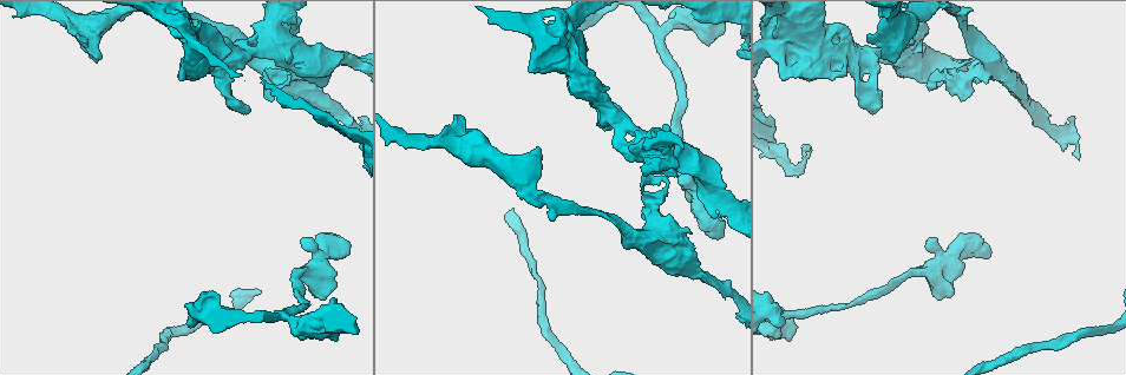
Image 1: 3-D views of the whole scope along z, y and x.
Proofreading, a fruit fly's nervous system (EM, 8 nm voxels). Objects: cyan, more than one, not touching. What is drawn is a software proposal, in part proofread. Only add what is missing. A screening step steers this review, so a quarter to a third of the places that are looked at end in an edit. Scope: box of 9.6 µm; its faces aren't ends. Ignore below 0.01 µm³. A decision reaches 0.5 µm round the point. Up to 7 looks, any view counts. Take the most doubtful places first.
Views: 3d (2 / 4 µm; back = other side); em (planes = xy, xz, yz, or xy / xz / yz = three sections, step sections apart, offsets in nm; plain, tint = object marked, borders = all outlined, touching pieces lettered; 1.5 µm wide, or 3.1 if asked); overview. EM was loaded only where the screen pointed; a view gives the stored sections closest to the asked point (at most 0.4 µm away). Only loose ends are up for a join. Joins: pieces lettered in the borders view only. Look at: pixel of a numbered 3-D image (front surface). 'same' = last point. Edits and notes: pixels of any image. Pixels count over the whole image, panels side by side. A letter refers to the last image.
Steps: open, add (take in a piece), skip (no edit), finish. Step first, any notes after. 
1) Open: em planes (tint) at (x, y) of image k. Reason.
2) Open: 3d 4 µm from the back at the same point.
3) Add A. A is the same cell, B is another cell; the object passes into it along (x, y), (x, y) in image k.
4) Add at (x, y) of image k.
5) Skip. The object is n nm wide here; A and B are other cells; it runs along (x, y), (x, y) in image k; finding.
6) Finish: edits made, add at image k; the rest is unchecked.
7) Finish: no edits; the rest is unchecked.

Open: 3d 4 µm at (710, 22) of image 1.

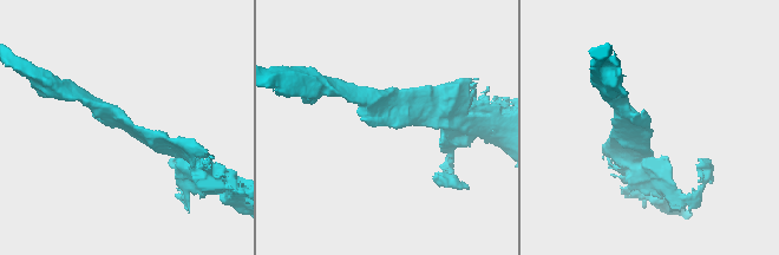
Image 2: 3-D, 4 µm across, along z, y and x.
Open: em planes (tint) at (651, 131) of image 2.

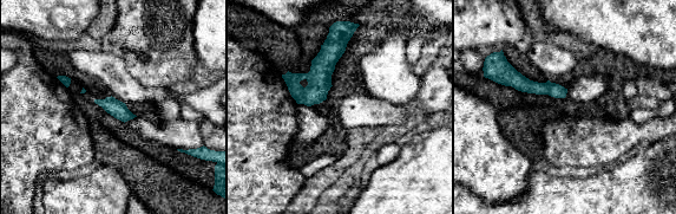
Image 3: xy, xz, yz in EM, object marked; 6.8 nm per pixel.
Open: em planes (borders) at the same point. What lies round it.

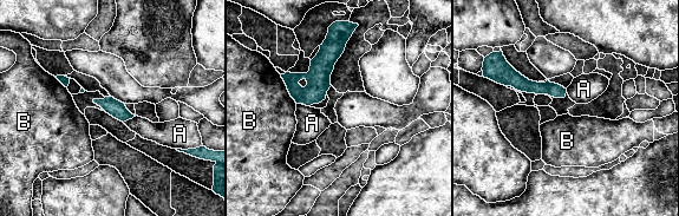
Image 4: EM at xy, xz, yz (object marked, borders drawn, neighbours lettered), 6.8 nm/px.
Skip. The longest contact is with B, 240 nm; A and B are other cells; no lettered piece goes on from it.

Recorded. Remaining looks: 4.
Open: 3d 2 µm at (895, 61) of image 1. Stops while still wide.

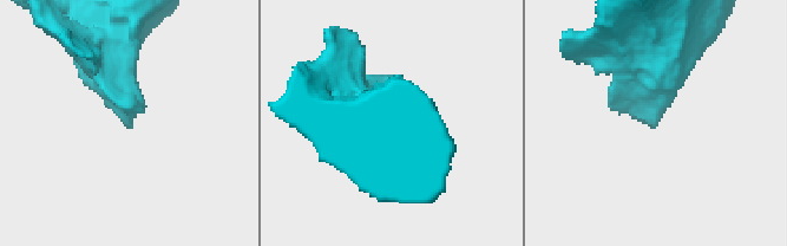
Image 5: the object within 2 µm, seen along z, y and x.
Open: em xz step 4 (tint) at (132, 128) of image 5.

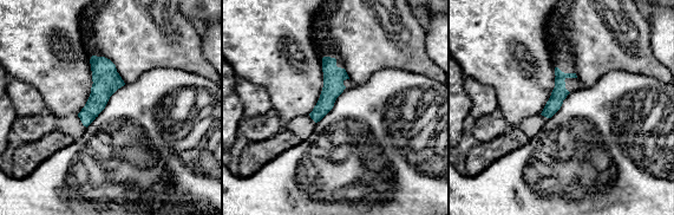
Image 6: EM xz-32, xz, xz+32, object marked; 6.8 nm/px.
Open: em planes (borders) at the same point.

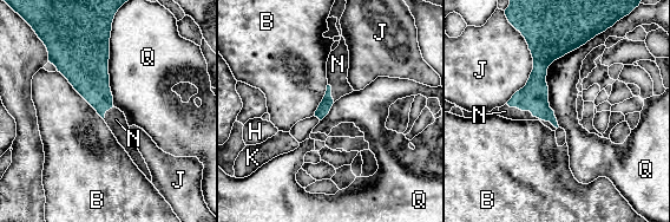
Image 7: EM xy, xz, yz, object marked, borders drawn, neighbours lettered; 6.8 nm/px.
Add N. N is the same cell, B, H, J, K and Q are other cells; the object passes into it along (533, 97), (532, 115), (505, 111) in image 7; it goes on there.

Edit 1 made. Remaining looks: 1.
Open: em planes (borders) at (349, 244) of image 1. An open end.

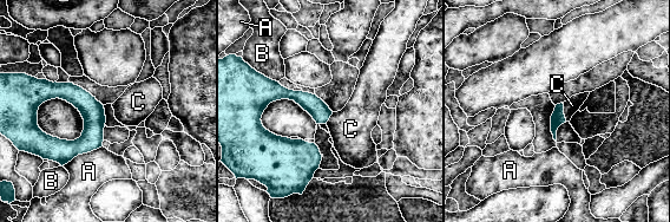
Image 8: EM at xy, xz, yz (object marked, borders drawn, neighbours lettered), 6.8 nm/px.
Skip. The longest contact is with A, 320 nm; A, B and C are other cells; a border runs along (562, 103), (566, 121) in image 8; no lettered piece goes on from it.

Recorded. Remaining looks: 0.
Finish: edits made, add at image 7; the rest is unchecked.

